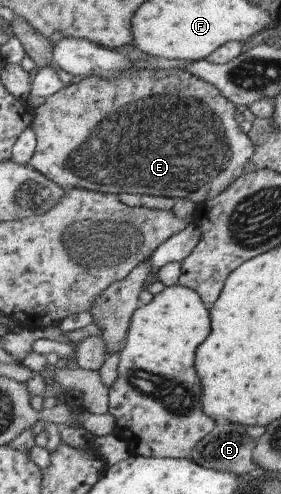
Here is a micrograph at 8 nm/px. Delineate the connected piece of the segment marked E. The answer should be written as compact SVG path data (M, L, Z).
M141 69L125 72L123 78L99 78L97 75L81 79L61 89L57 94L47 97L44 104L35 109L34 123L31 126L36 134L37 146L35 152L27 164L50 177L65 189L82 188L95 192L121 194L123 192L155 195L159 197L180 197L195 201L195 204L204 204L225 192L238 178L246 172L251 158L255 154L256 145L248 133L241 130L237 122L237 106L227 100L226 96L217 86L201 80L191 72L181 69Z

